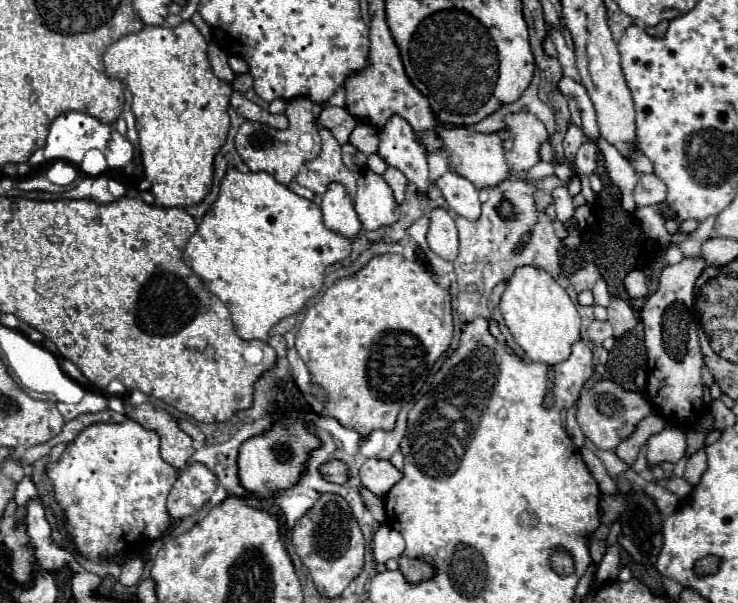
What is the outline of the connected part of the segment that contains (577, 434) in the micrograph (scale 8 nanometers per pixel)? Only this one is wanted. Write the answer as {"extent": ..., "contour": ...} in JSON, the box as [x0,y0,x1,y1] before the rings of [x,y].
{"extent":[567,406,585,450],"contour":[[[573,406],[571,410],[567,410],[567,434],[569,434],[571,442],[575,444],[575,448],[581,450],[583,444],[585,444],[585,436],[583,436],[583,432],[581,432],[579,424],[577,424],[577,418],[575,418],[575,406]]]}

